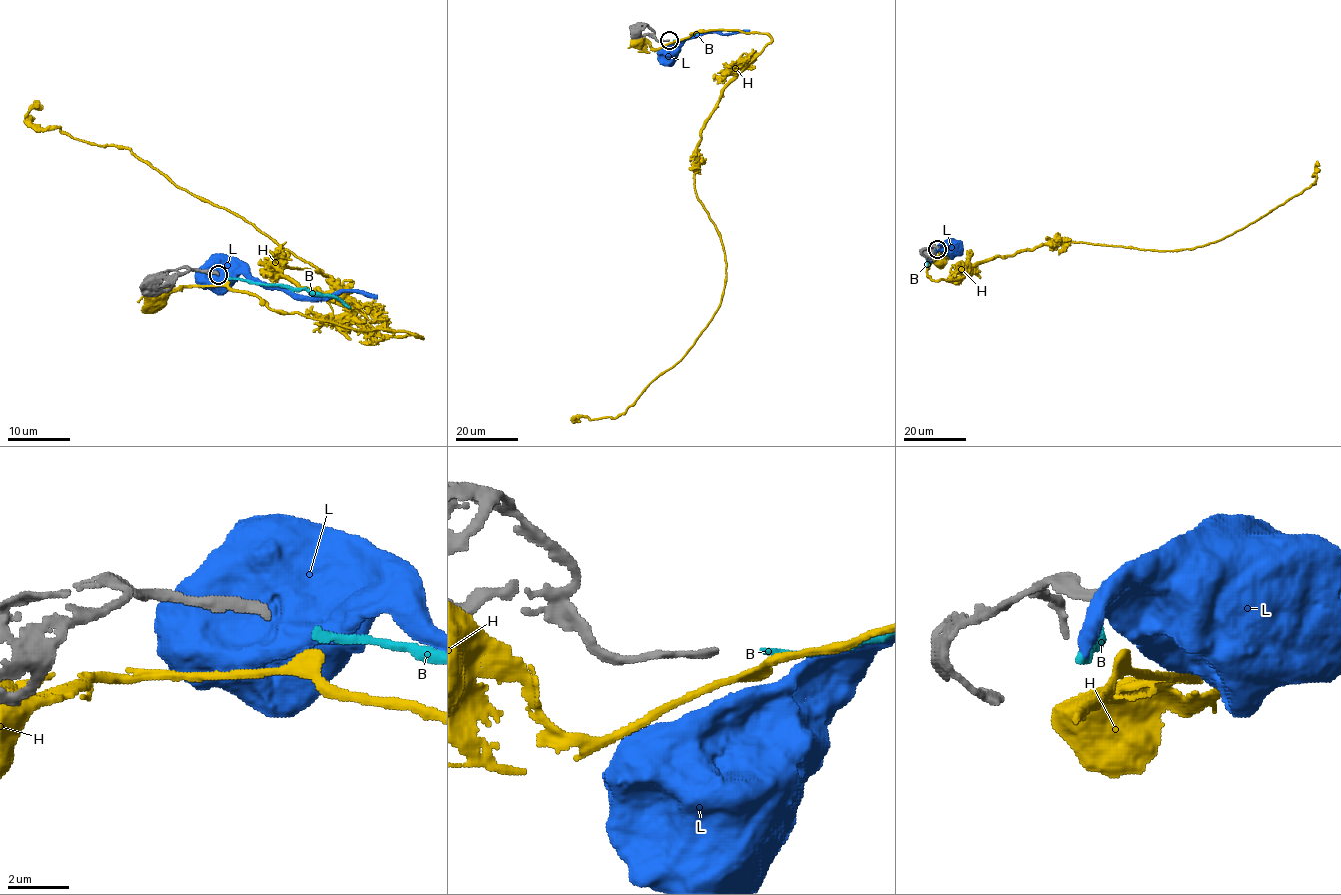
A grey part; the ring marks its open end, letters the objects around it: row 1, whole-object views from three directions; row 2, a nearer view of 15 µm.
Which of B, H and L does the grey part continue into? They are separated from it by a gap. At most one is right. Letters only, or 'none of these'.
B

